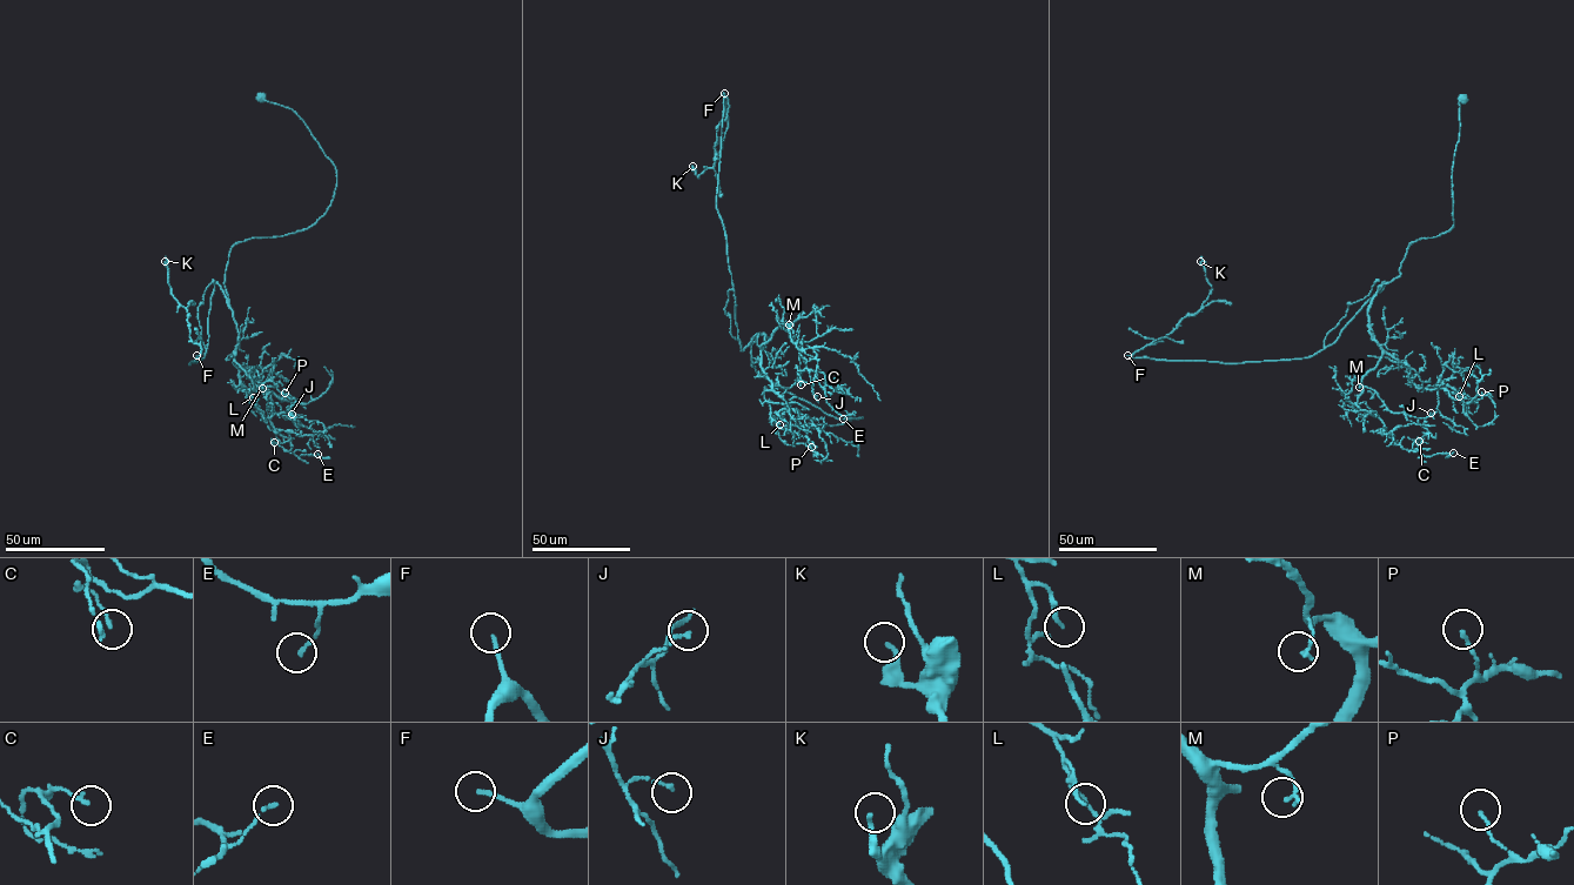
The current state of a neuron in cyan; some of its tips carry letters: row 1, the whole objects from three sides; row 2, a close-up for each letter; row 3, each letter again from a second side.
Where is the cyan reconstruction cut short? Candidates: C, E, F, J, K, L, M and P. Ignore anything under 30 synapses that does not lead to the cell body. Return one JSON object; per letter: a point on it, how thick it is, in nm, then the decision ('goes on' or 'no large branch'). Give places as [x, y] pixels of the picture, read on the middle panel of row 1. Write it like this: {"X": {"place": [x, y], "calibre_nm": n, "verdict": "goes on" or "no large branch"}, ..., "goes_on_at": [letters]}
{"C": {"place": [801, 384], "calibre_nm": 140, "verdict": "no large branch"}, "E": {"place": [843, 418], "calibre_nm": 130, "verdict": "no large branch"}, "F": {"place": [724, 93], "calibre_nm": 150, "verdict": "goes on"}, "J": {"place": [817, 396], "calibre_nm": 130, "verdict": "no large branch"}, "K": {"place": [692, 166], "calibre_nm": 200, "verdict": "no large branch"}, "L": {"place": [779, 424], "calibre_nm": 150, "verdict": "no large branch"}, "M": {"place": [789, 324], "calibre_nm": 160, "verdict": "no large branch"}, "P": {"place": [811, 447], "calibre_nm": 120, "verdict": "no large branch"}, "goes_on_at": ["F"]}

